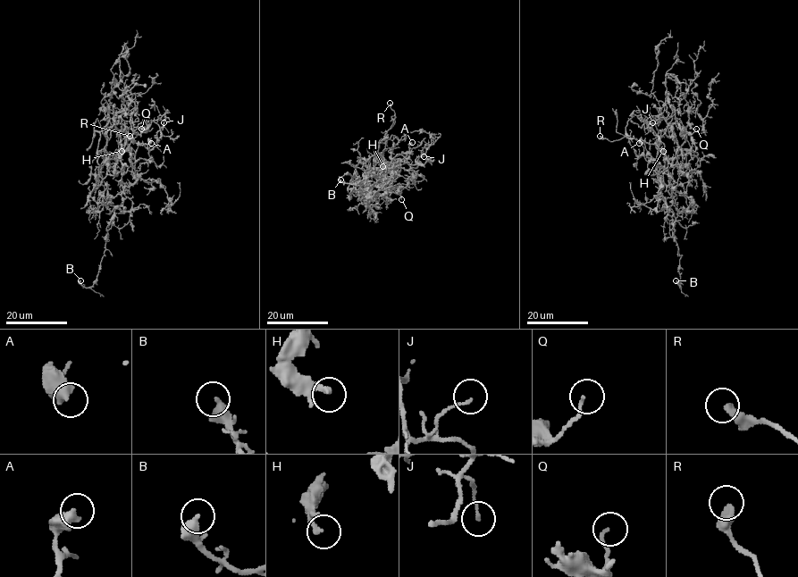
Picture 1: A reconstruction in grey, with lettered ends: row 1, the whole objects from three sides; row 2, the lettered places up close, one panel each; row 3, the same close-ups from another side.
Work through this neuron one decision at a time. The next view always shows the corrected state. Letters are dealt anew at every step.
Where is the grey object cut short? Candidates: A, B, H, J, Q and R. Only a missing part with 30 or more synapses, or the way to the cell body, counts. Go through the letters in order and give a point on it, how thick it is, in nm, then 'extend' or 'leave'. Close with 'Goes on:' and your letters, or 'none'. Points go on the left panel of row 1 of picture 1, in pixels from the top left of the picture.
A: at (151, 143); 500 nm thick; leave
B: at (80, 280); 460 nm thick; leave
H: at (121, 151); 240 nm thick; leave
J: at (163, 122); 90 nm thick; leave
Q: at (141, 129); 130 nm thick; leave
R: at (130, 136); 380 nm thick; leave
Goes on: none

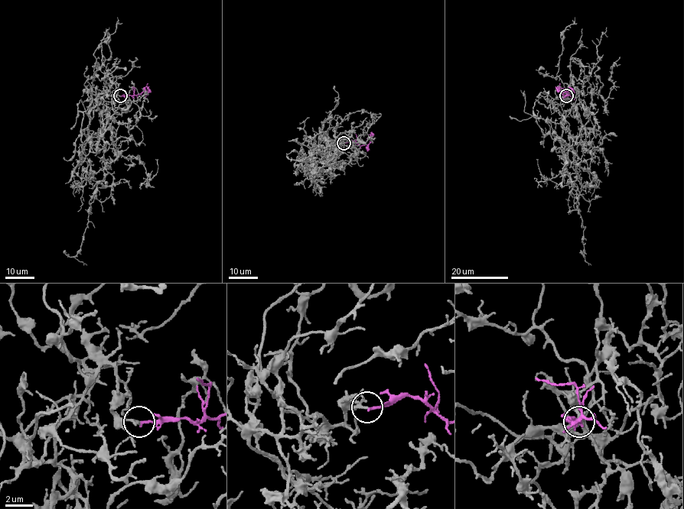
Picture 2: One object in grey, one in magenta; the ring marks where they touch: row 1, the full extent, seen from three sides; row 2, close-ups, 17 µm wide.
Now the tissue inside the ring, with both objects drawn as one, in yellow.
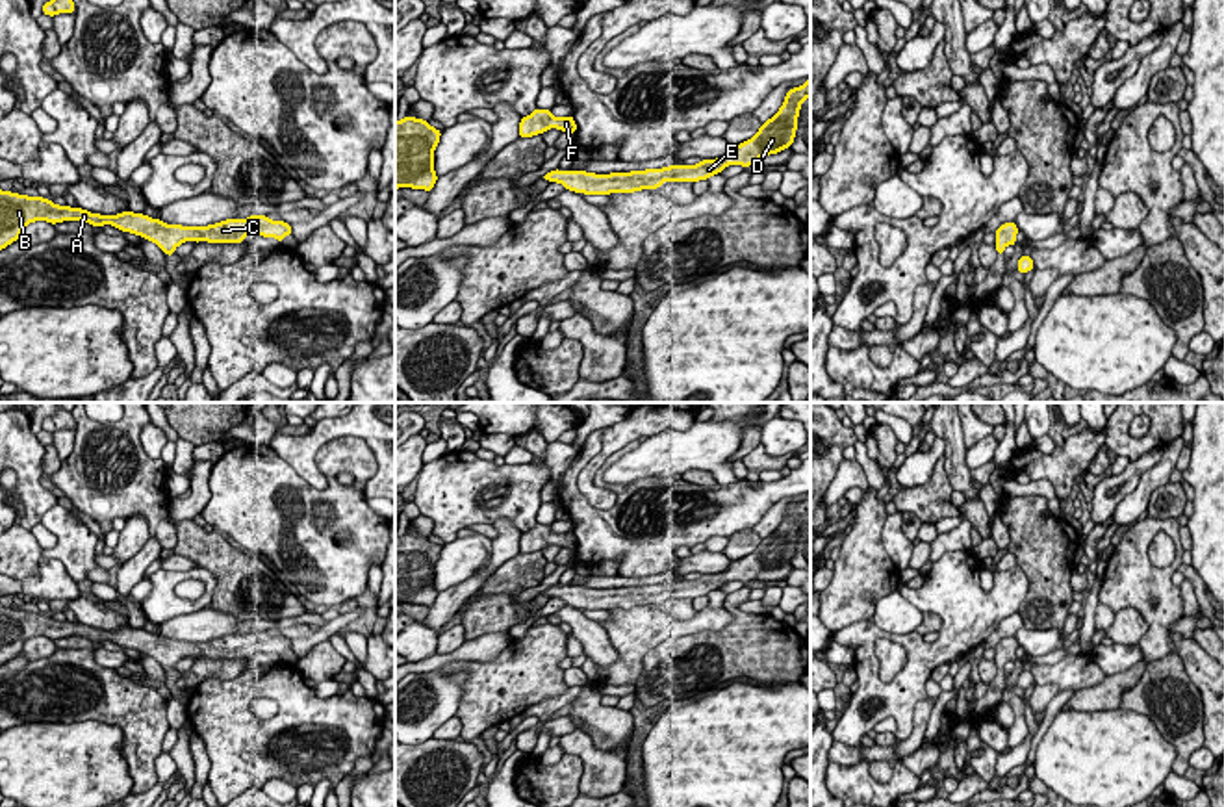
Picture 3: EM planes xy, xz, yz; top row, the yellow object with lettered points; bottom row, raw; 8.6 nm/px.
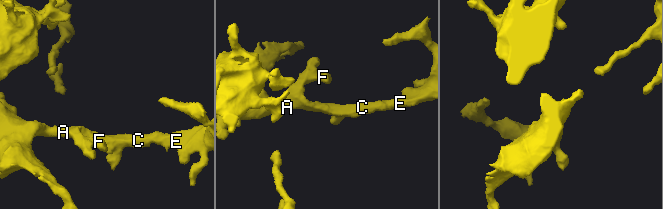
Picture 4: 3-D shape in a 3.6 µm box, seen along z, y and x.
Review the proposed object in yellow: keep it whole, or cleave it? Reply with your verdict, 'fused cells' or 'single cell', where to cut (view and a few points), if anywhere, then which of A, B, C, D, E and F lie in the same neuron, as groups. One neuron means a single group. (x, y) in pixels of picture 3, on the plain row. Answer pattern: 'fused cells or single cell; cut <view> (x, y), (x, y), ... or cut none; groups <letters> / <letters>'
single cell; cut none; groups A B C D E F

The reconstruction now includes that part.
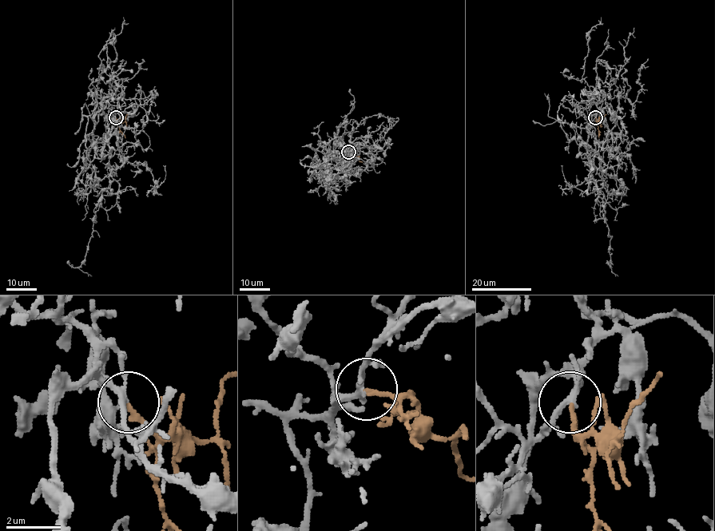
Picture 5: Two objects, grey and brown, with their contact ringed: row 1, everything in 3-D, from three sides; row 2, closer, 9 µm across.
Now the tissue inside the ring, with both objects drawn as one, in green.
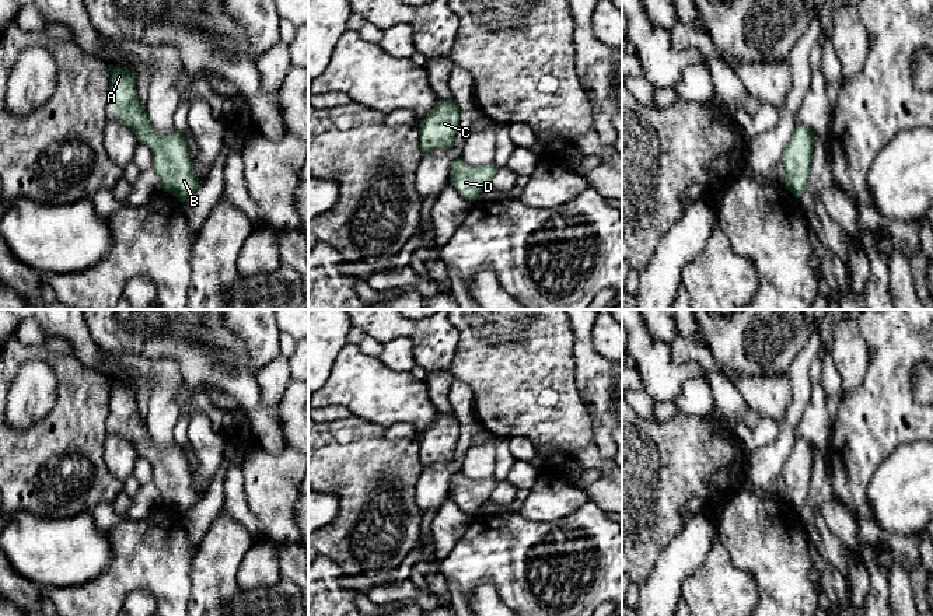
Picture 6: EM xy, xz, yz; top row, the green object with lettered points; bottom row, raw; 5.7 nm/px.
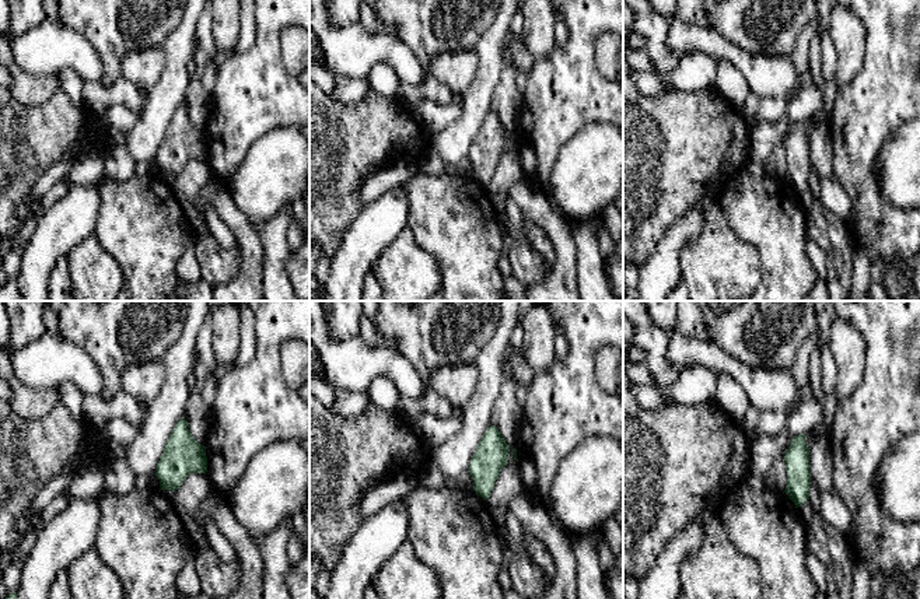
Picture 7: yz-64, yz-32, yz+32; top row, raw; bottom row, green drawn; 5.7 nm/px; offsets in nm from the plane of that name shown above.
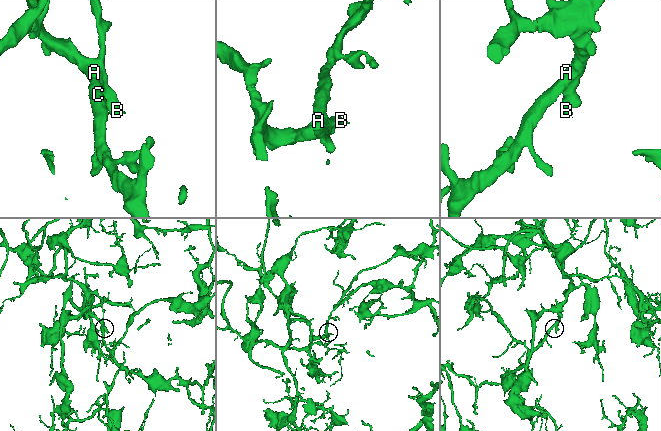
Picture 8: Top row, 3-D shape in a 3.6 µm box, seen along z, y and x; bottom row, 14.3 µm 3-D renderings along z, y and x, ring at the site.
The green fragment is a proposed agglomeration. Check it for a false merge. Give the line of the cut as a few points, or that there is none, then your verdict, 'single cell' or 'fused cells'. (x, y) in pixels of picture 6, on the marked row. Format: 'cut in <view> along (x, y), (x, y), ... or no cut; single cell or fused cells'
no cut; single cell

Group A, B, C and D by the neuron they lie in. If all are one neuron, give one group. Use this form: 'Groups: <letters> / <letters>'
Groups: A B C D

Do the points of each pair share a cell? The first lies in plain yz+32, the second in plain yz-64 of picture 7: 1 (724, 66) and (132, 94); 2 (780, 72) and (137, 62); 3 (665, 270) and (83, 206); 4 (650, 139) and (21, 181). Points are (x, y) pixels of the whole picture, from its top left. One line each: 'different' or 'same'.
1: different
2: same
3: same
4: same

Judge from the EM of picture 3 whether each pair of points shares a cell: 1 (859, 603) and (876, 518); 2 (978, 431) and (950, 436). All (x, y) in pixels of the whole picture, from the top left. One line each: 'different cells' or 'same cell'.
1: same cell
2: different cells

